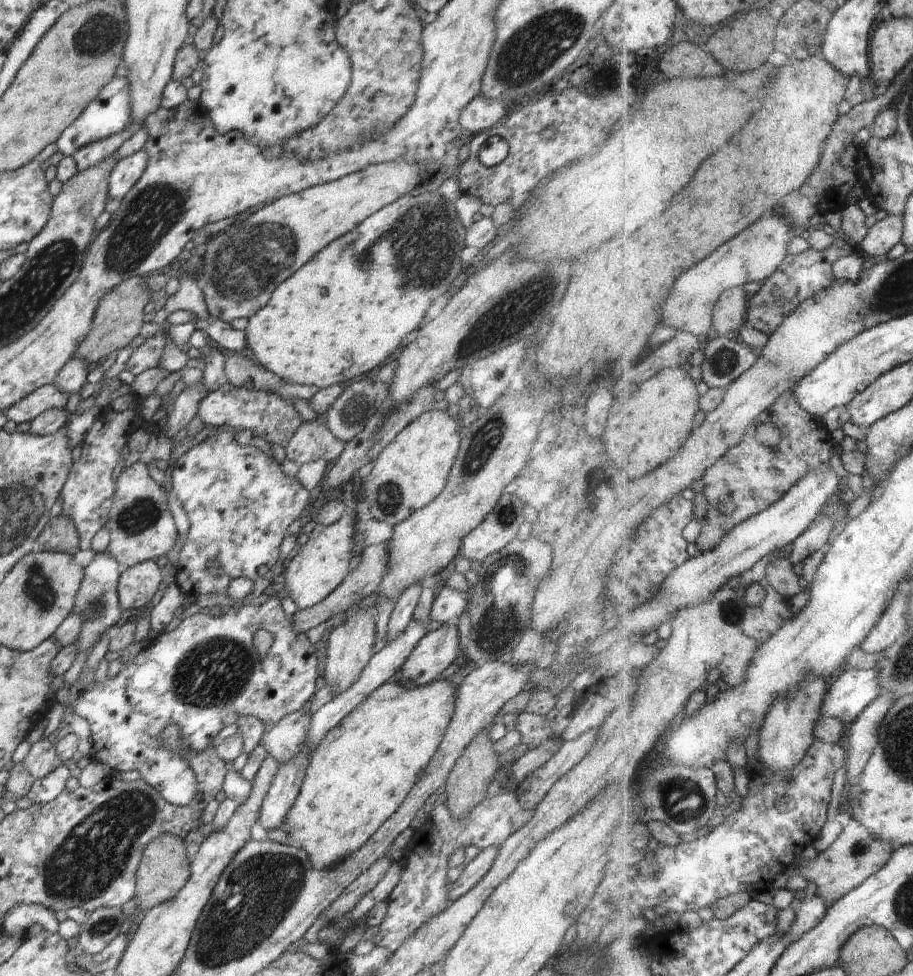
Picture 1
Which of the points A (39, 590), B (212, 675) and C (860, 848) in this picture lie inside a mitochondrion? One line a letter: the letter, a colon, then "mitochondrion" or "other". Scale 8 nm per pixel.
A: mitochondrion
B: mitochondrion
C: mitochondrion

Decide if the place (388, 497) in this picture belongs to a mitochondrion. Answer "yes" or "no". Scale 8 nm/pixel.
yes

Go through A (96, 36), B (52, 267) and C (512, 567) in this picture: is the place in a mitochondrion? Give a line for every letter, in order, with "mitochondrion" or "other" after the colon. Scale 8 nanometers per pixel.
A: mitochondrion
B: mitochondrion
C: mitochondrion

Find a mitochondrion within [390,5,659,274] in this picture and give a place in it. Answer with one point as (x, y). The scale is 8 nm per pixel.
(531, 51)

